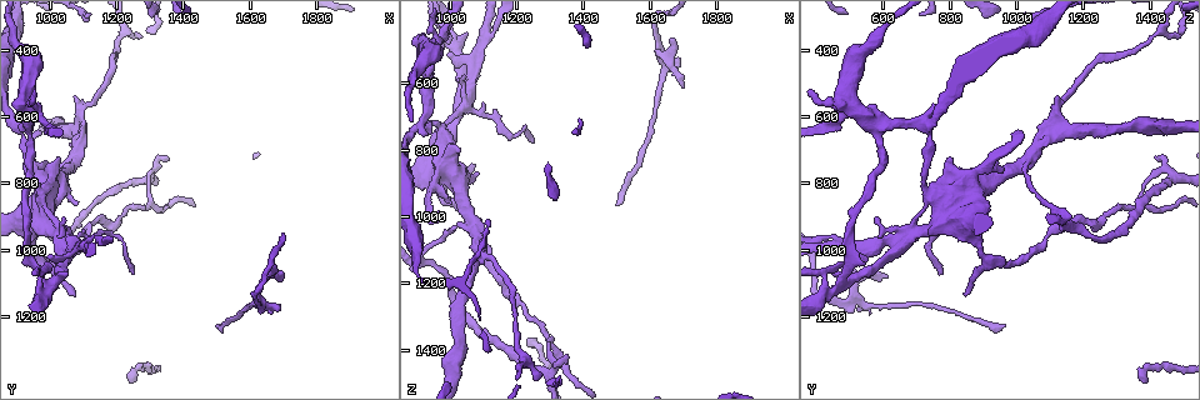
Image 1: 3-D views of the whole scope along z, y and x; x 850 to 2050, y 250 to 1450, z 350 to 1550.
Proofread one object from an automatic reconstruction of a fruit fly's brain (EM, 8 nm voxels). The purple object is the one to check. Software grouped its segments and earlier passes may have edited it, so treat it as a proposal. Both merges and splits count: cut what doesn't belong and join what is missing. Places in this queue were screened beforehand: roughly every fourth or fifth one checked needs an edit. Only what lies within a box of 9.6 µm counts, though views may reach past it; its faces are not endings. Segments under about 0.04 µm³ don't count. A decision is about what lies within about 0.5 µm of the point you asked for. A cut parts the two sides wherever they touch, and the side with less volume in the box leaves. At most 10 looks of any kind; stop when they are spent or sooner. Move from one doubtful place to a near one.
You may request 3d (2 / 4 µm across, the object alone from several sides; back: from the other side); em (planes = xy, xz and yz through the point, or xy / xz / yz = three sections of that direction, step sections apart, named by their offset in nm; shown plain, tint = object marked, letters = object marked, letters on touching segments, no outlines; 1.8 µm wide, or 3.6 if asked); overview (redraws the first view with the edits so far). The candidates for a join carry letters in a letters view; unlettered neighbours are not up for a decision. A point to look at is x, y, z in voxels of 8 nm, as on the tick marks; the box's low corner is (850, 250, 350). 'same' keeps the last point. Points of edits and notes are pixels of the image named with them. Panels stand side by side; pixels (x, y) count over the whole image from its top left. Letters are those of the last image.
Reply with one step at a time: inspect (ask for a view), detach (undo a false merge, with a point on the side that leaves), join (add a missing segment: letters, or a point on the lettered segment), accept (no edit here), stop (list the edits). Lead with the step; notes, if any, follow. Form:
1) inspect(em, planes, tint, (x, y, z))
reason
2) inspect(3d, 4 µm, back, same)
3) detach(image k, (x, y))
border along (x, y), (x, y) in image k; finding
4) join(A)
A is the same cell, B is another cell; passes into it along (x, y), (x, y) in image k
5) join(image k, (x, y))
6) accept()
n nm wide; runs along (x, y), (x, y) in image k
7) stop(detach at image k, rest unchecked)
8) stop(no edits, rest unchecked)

inspect(em, xy, step 8, letters, (1700, 1080, 620))
free end

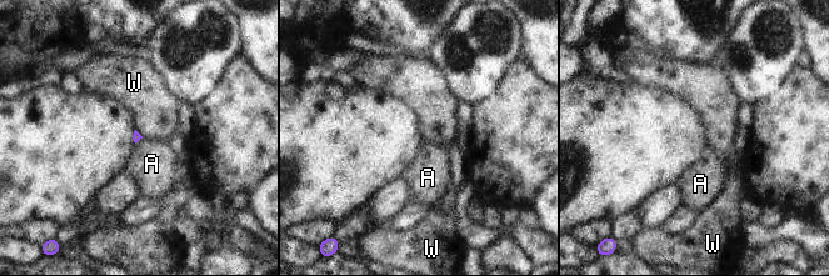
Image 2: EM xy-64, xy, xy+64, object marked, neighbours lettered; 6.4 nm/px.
inspect(em, planes, letters, same)
another direction

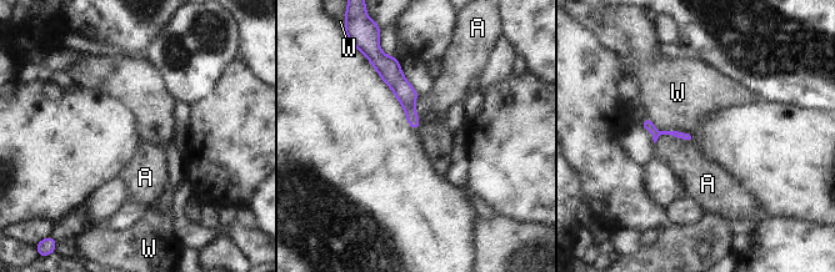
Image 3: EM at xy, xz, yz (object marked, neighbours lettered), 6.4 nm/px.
accept()
A and W are other cells; border along (648, 117), (659, 130), (691, 136) in image 3; no lettered segment goes on from it

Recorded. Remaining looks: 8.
inspect(3d, 4 µm, (1350, 720, 1410))
tapers out

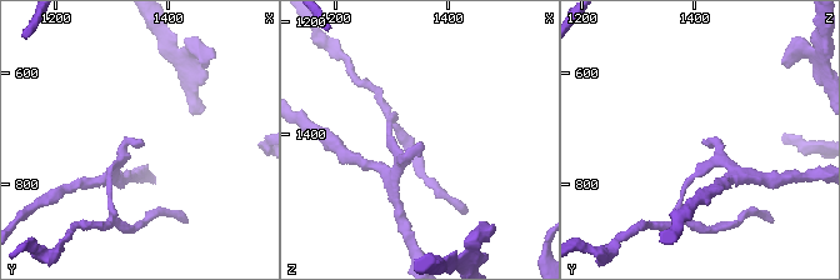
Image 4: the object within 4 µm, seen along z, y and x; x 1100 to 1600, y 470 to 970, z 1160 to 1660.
inspect(em, planes, letters, (1355, 720, 1420))

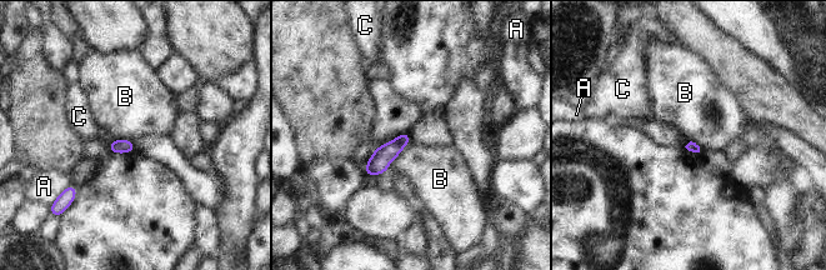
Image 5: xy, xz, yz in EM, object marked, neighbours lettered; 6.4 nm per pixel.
accept()
A, B and C are other cells; border along (410, 139), (385, 171) in image 5; no lettered segment goes on from it

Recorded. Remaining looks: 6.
inspect(3d, 2 µm, (1250, 1070, 780))
thin end

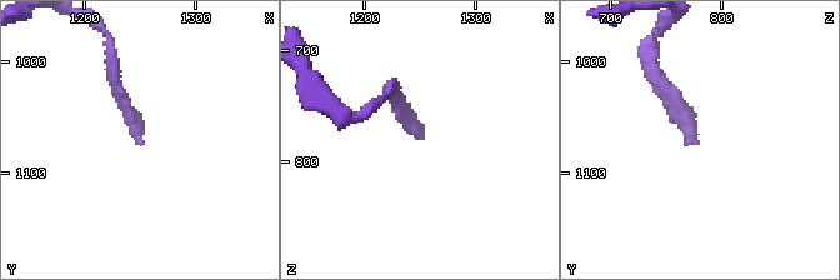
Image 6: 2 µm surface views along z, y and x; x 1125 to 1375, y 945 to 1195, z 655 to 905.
inspect(em, planes, tint, (1250, 1072, 778))

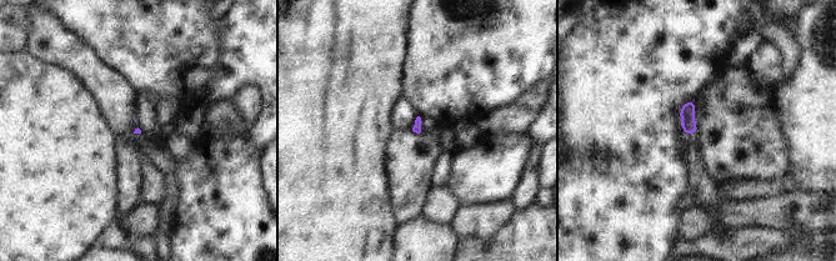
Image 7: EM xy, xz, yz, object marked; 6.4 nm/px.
inspect(em, planes, letters, same)

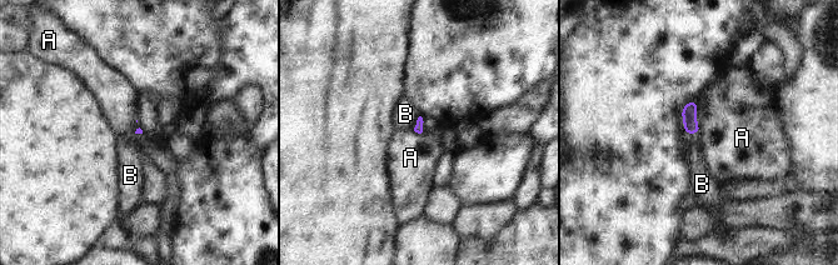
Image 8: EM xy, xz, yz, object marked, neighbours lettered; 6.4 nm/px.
accept()
A and B are other cells; border along (413, 129), (422, 133) in image 8; no lettered segment goes on from it

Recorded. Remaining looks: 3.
inspect(3d, 4 µm, (1030, 980, 660))
arms part here

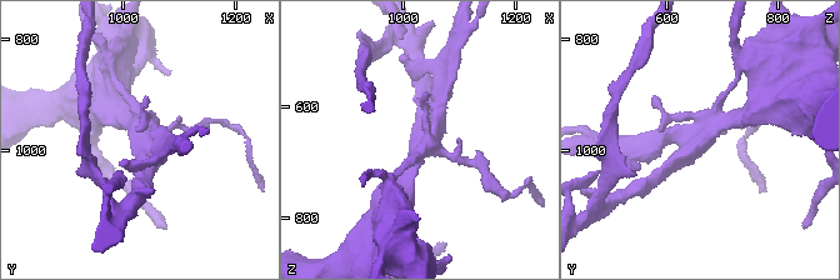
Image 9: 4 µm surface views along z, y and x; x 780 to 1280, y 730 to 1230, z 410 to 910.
inspect(em, yz, step 16, tint, (1035, 980, 665))

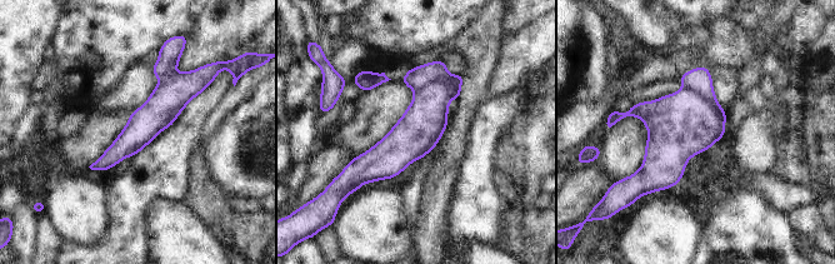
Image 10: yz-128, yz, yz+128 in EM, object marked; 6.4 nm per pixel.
inspect(em, planes, letters, same)

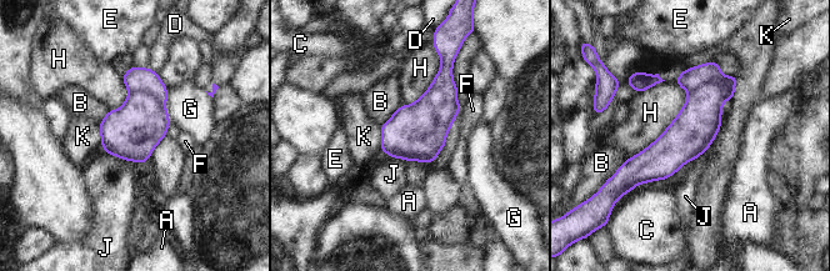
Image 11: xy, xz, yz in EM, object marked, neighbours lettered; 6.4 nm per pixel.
detach(image 11, (136, 80))
A, B, C, D, E, F, G, H, J and K are other cells; a second neuron is stuck on

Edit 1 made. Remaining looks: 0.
stop(detach at image 11, rest unchecked)

